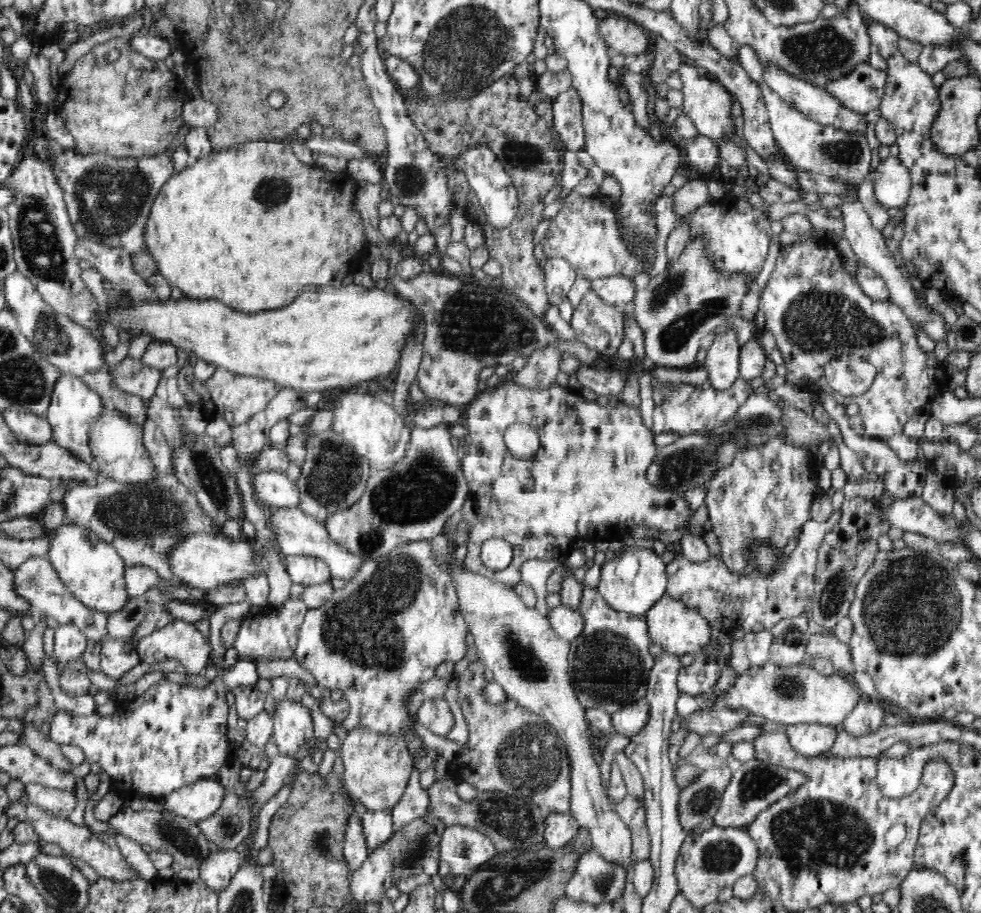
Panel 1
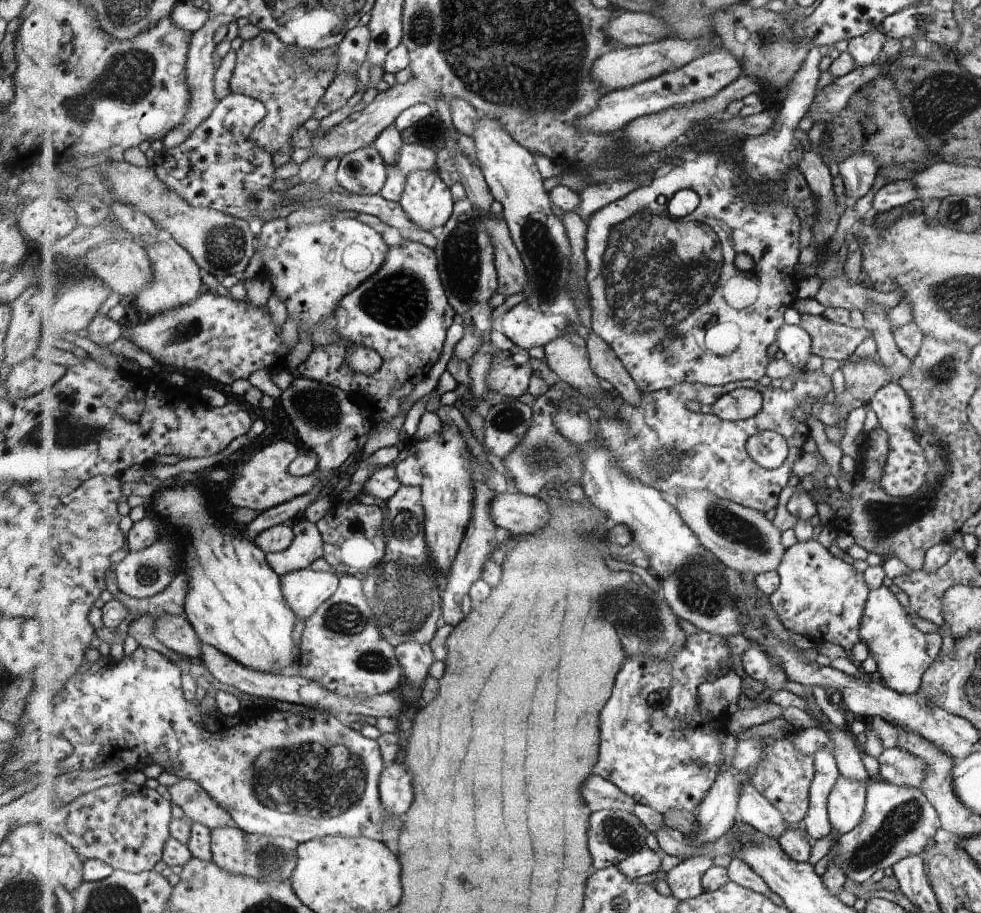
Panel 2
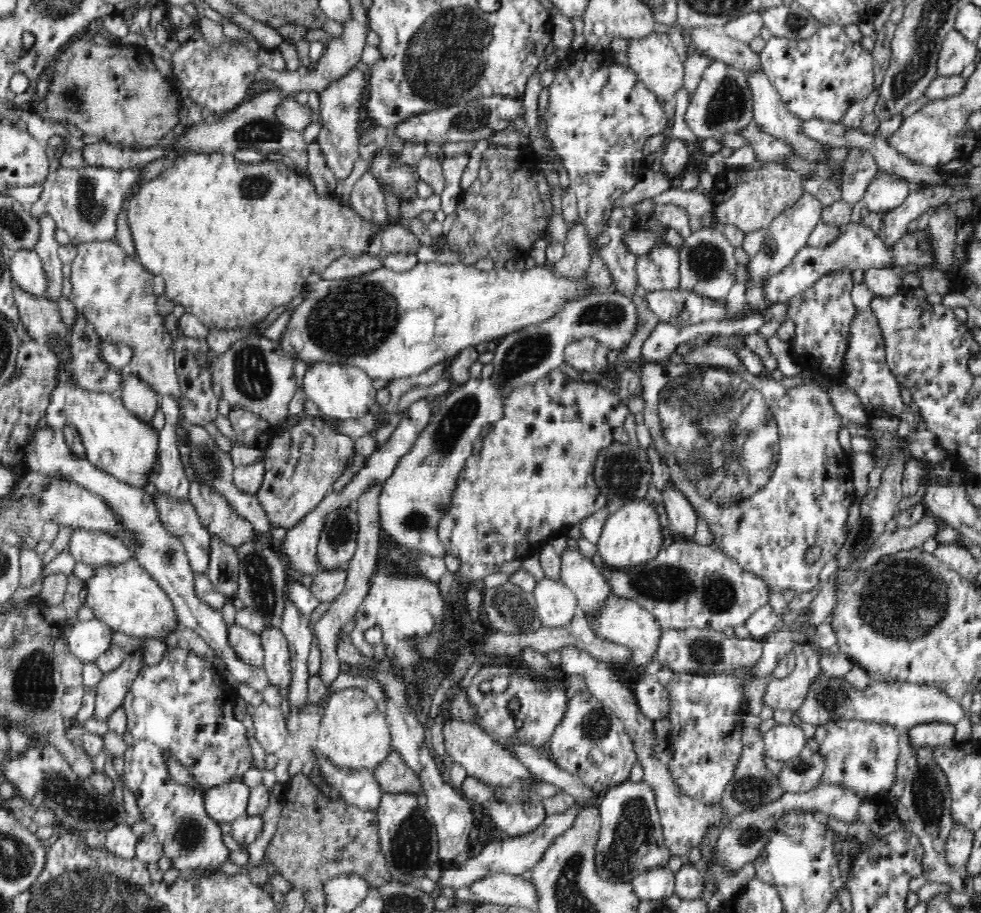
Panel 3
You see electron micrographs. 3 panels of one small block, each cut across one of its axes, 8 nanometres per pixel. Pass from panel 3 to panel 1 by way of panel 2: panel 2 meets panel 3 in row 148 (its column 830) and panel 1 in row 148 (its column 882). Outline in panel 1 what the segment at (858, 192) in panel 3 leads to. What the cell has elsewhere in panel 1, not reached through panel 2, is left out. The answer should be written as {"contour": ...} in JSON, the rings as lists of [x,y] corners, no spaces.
{"contour":[[[759,84],[767,115],[778,150],[791,168],[815,172],[830,177],[842,185],[857,186],[870,172],[871,150],[866,133],[826,126],[810,120],[805,113],[782,100],[765,84]]]}

